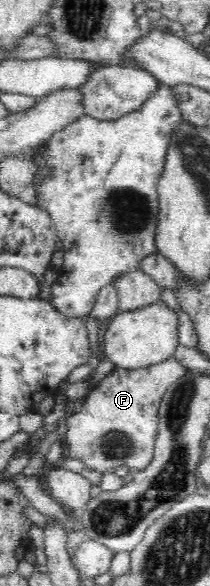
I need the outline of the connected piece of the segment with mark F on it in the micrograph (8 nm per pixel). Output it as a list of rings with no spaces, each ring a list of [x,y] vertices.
[[[172,356],[142,369],[113,369],[90,389],[82,411],[66,416],[62,441],[69,457],[80,459],[100,473],[114,472],[119,467],[128,467],[131,473],[146,469],[154,457],[160,402],[170,384],[185,371]]]

